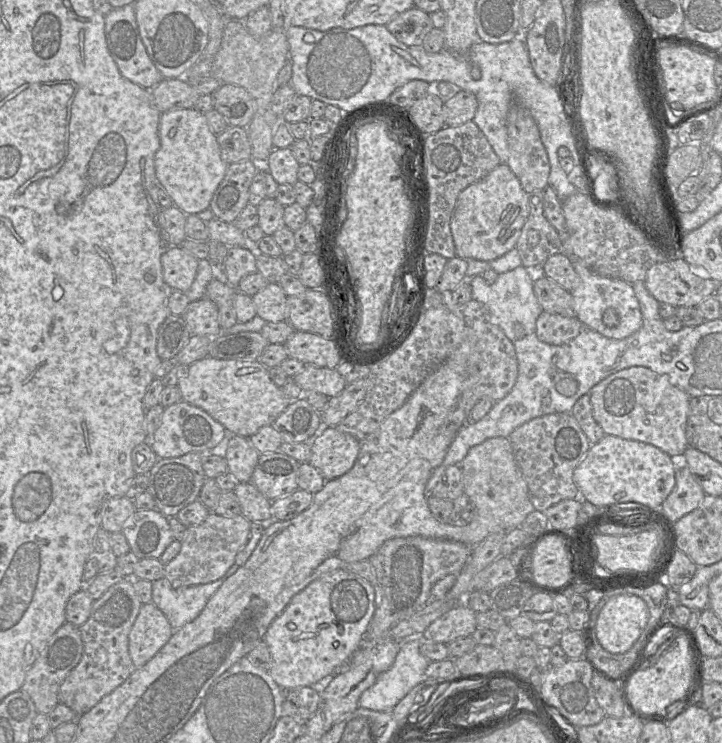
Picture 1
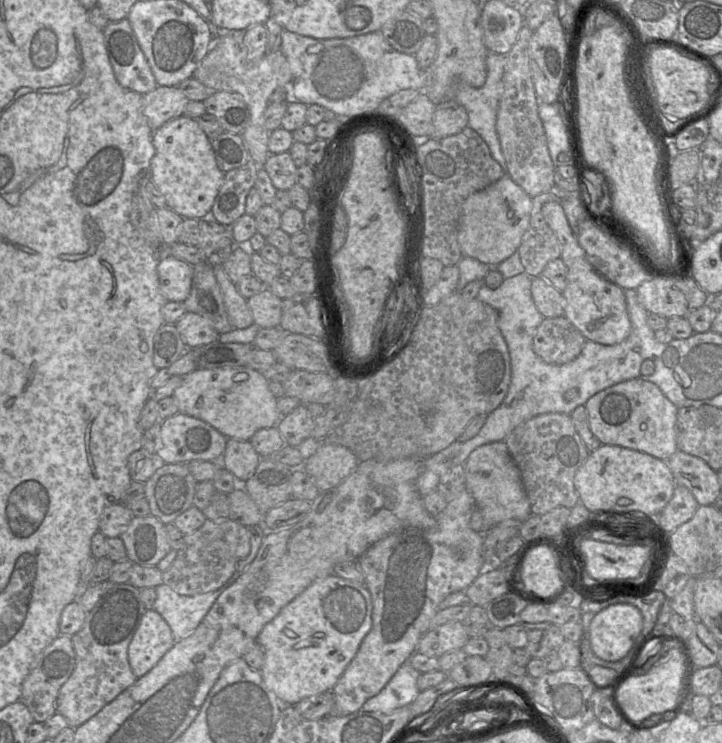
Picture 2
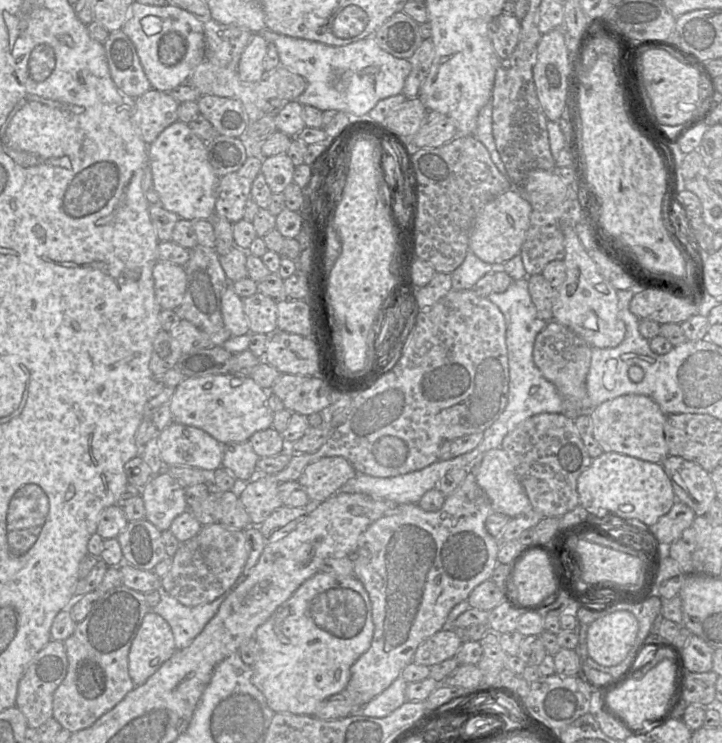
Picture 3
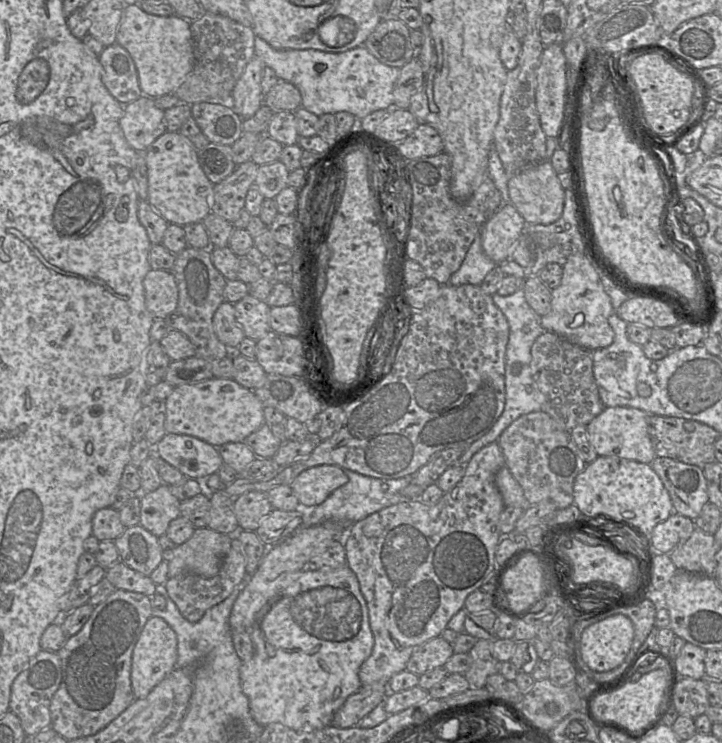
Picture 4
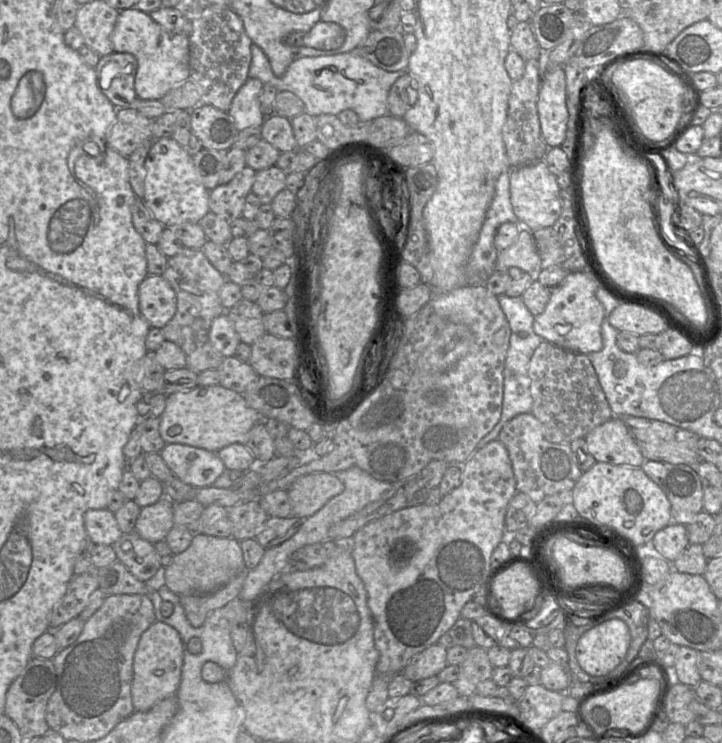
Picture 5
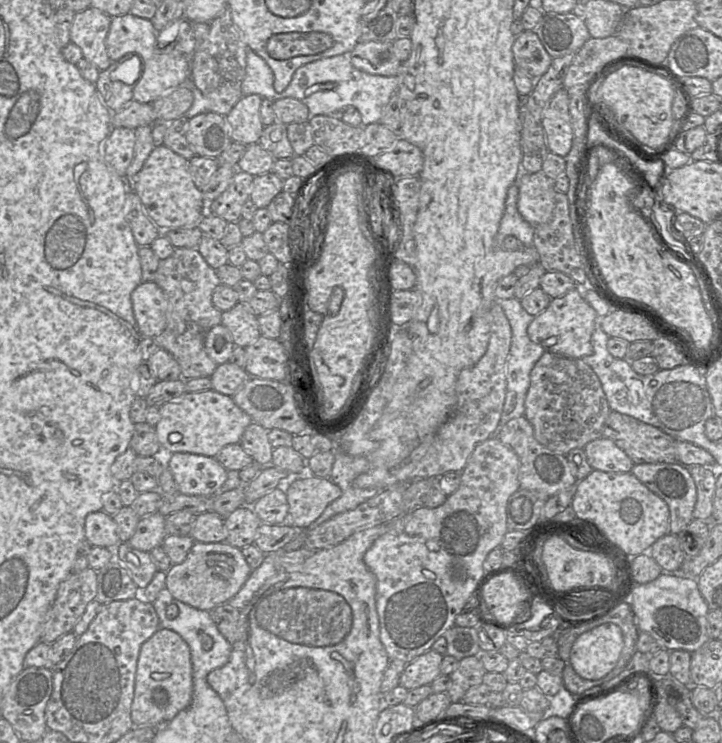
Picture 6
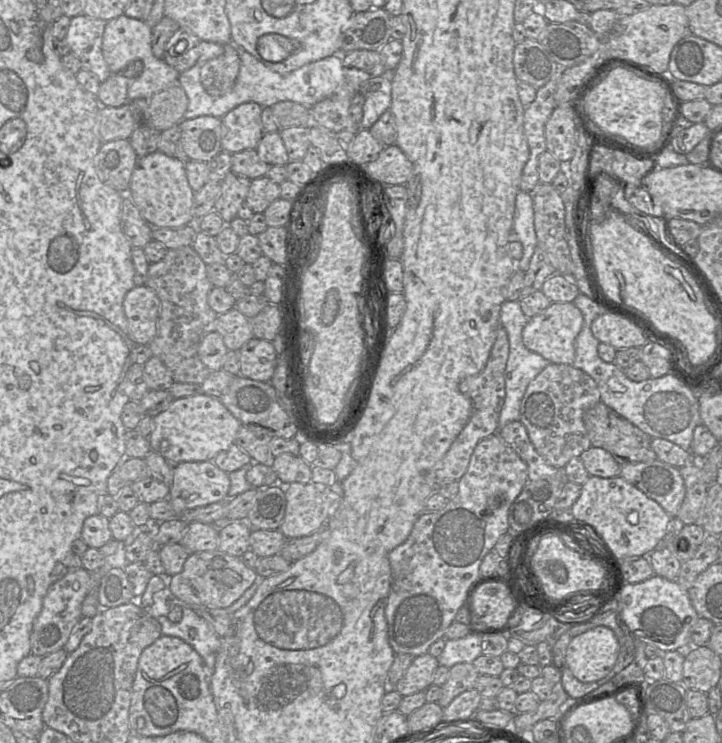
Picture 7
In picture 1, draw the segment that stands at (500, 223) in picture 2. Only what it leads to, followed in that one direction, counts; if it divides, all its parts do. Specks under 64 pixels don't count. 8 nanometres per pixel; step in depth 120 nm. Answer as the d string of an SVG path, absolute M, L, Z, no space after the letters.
M505 163L465 187L457 197L450 222L455 255L490 262L513 249L529 215L529 197Z

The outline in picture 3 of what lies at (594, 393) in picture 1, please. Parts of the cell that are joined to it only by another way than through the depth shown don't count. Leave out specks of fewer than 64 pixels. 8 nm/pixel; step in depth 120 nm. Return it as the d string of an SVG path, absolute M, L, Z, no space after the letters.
M622 395L598 405L589 416L592 435L604 452L617 452L652 463L662 463L669 456L664 435L667 415L652 398Z

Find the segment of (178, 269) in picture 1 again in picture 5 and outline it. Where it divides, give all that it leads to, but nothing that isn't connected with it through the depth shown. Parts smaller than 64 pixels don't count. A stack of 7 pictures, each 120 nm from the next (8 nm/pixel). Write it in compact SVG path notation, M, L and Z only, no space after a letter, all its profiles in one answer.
M148 274L138 287L139 310L153 328L163 328L175 315L177 297L163 275Z

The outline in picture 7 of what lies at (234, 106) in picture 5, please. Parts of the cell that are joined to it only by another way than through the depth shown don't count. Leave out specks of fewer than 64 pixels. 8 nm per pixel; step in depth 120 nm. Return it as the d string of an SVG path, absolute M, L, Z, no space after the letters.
M247 102L235 107L221 118L221 151L235 154L257 148L264 134L262 109L263 107L257 103Z

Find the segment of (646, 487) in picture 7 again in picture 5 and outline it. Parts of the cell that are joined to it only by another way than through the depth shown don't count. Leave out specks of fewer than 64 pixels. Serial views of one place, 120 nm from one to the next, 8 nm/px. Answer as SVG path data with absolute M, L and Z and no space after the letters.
M645 461L645 474L666 494L671 504L672 522L687 525L703 509L703 486L696 466Z

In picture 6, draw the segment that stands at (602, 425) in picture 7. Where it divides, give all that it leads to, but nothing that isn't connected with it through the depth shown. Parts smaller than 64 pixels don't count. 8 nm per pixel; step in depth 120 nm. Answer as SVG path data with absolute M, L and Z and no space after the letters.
M611 411L602 437L611 439L634 464L678 463L676 439L632 416Z

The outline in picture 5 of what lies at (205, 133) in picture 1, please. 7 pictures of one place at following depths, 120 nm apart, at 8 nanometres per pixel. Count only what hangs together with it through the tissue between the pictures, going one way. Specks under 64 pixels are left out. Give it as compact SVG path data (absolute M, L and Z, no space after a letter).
M172 137L154 139L144 162L144 193L142 200L155 219L164 227L199 223L209 211L210 190L201 181L187 153Z

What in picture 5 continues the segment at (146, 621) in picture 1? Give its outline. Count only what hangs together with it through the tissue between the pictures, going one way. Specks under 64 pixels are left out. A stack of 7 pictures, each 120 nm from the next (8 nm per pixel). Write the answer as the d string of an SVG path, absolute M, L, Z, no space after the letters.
M155 621L143 632L134 655L132 703L136 712L146 712L158 702L174 696L179 688L184 646L179 633L170 625Z

